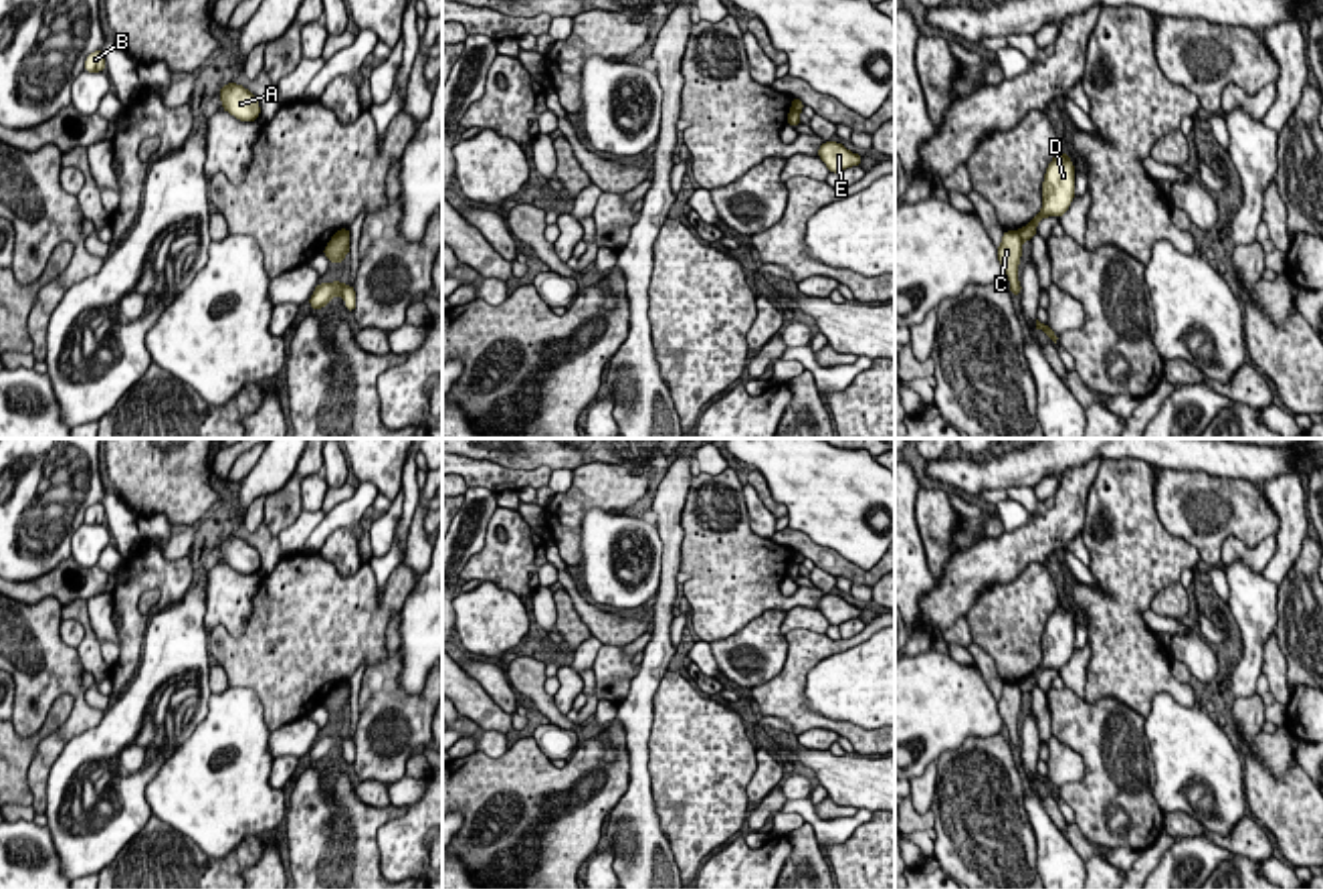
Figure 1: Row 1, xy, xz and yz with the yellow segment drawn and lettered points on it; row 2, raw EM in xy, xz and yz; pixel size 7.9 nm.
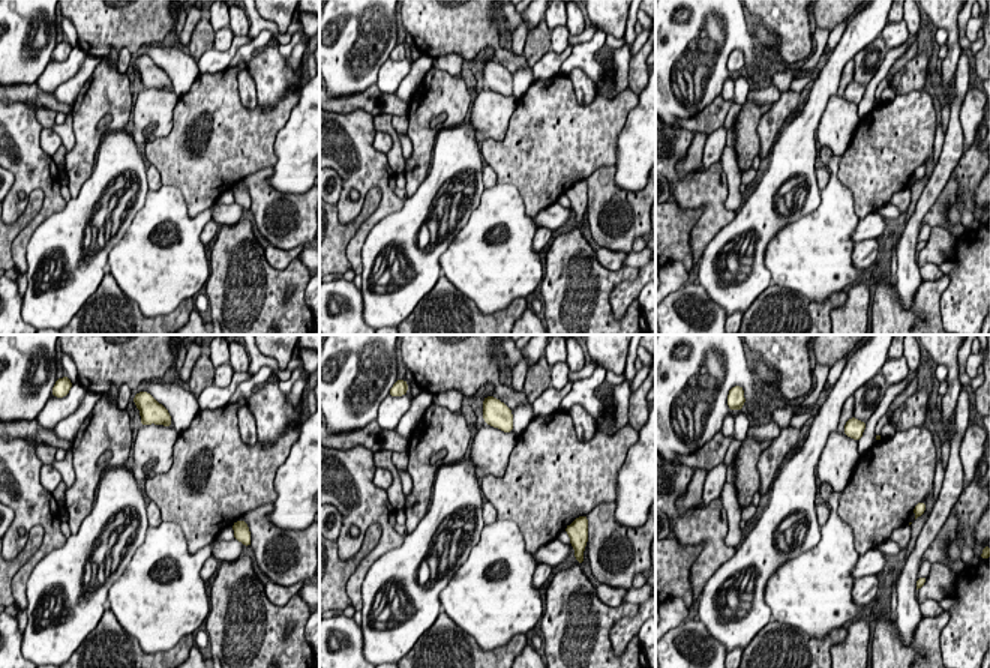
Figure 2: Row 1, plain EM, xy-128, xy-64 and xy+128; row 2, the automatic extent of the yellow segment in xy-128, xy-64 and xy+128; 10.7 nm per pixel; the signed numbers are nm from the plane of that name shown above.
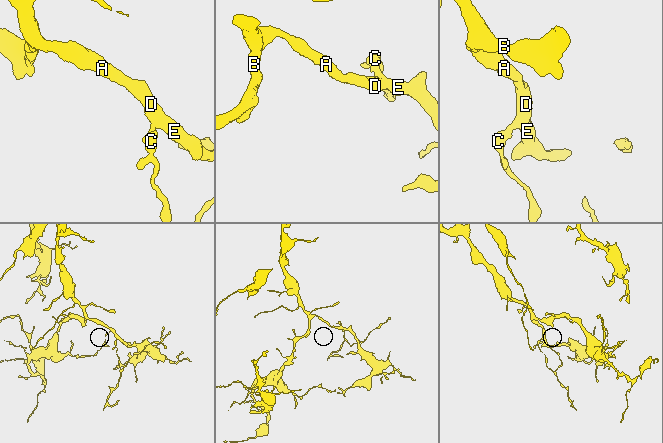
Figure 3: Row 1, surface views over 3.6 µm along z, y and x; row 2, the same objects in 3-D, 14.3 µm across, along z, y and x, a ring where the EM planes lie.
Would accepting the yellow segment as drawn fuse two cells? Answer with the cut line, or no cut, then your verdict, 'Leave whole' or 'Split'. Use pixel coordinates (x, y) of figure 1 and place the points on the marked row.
Split along yz (1016, 231), (1023, 239). Split

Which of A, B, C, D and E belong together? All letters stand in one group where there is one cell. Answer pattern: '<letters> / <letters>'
A B D E / C

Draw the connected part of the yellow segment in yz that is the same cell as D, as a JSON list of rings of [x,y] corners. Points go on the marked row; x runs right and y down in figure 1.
[[[1056,154],[1046,168],[1042,182],[1042,210],[1020,228],[1020,238],[1030,240],[1036,234],[1036,224],[1046,216],[1062,216],[1075,198],[1075,166],[1066,154]]]

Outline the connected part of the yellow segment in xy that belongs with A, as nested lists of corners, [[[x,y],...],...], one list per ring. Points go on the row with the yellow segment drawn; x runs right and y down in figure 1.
[[[226,83],[220,89],[222,109],[240,121],[257,121],[261,107],[257,95],[236,83]]]

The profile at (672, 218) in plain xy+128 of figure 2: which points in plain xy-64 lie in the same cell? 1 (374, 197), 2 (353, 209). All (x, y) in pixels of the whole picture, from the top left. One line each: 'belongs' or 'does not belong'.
1: belongs
2: does not belong

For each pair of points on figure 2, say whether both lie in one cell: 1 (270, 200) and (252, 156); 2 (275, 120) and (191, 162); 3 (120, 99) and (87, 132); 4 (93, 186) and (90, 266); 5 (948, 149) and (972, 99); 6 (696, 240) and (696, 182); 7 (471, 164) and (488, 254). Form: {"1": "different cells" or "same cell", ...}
{"1": "different cells", "2": "same cell", "3": "same cell", "4": "same cell", "5": "different cells", "6": "same cell", "7": "different cells"}

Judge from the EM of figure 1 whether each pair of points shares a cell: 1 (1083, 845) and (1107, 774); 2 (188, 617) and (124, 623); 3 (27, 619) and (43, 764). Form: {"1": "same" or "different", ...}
{"1": "different", "2": "different", "3": "same"}

